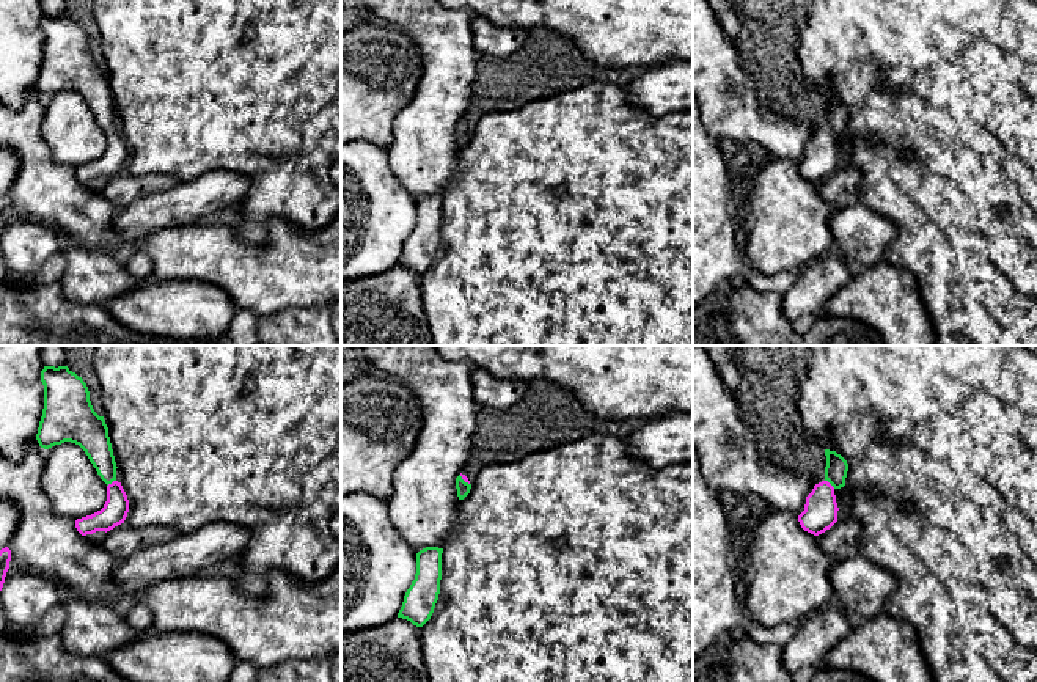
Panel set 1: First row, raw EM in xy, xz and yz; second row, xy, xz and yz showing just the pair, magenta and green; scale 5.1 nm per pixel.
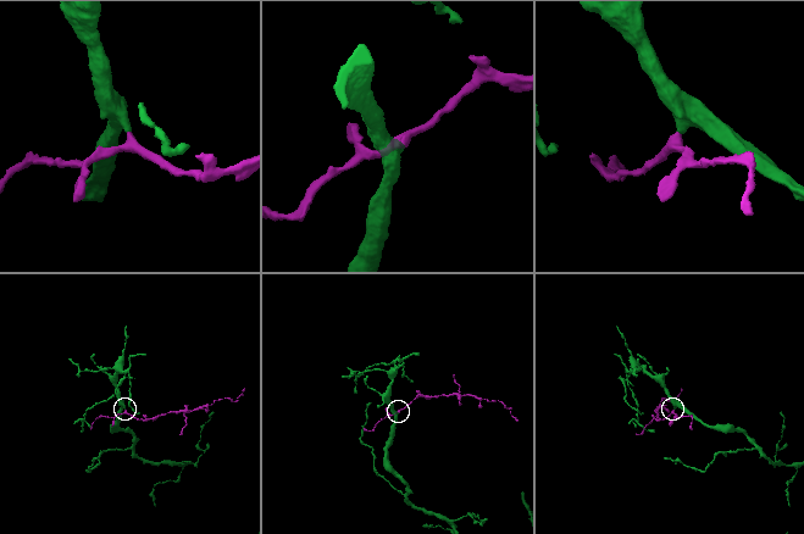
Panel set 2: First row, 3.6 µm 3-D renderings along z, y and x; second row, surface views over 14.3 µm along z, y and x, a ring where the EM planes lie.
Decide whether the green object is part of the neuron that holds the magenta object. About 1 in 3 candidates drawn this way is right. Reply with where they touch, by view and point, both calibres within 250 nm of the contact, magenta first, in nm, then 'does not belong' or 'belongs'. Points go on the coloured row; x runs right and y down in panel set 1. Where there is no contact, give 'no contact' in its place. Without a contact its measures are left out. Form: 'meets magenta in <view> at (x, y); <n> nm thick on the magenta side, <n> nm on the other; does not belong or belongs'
meets magenta in yz at (828, 483); 180 nm thick on the magenta side, 120 nm on the other; belongs

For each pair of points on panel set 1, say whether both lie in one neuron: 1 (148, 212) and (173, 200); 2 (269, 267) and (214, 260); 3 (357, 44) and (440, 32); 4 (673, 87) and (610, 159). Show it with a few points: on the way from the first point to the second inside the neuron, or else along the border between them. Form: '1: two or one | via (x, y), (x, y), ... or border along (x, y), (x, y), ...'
1: one | via (154, 212), (167, 206)
2: one | via (255, 267), (238, 267), (228, 263)
3: two | border along (388, 24), (399, 29), (417, 47), (421, 71)
4: two | border along (624, 87), (633, 106), (659, 117), (676, 112)

